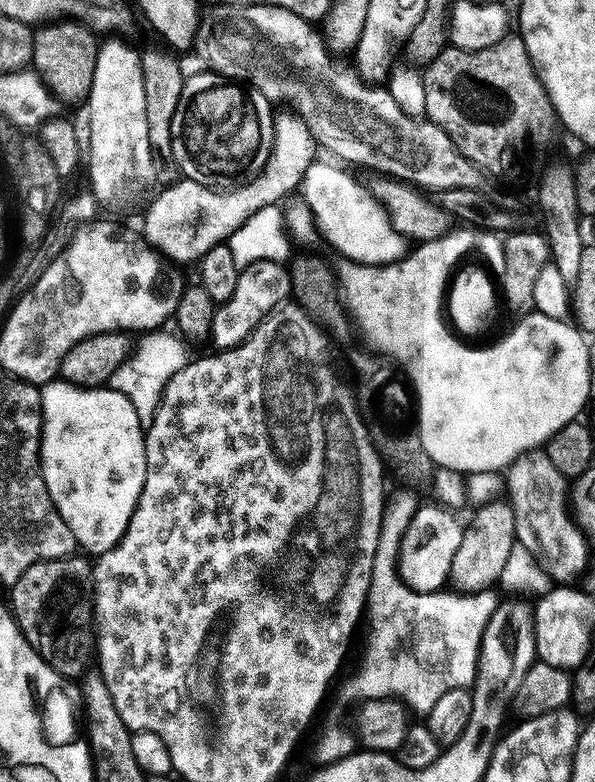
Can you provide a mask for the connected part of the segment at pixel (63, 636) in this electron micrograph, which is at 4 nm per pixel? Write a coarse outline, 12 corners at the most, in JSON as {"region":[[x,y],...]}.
{"region":[[43,560],[10,611],[62,678],[94,656],[92,564]]}

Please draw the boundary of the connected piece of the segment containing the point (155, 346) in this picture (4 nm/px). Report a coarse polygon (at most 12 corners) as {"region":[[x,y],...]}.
{"region":[[175,331],[135,341],[117,393],[152,423],[170,378],[190,360]]}

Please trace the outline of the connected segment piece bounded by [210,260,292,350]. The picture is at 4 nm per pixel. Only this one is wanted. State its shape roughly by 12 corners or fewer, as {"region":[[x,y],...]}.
{"region":[[259,260],[240,269],[219,305],[211,343],[233,348],[289,299],[288,268]]}

